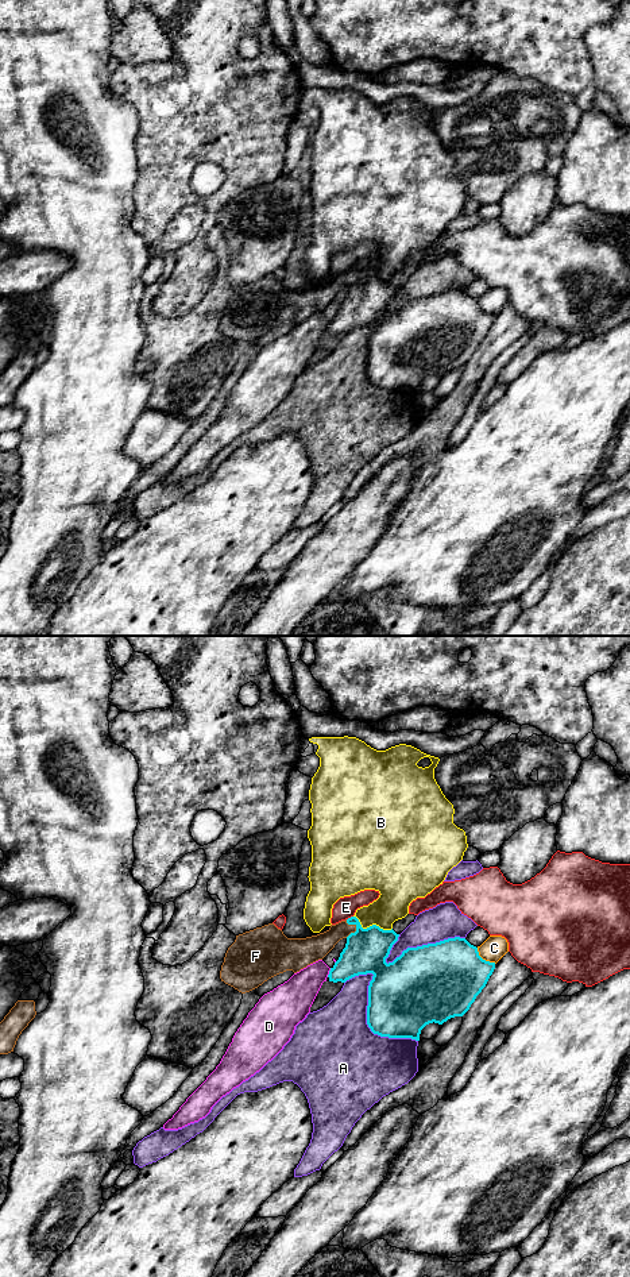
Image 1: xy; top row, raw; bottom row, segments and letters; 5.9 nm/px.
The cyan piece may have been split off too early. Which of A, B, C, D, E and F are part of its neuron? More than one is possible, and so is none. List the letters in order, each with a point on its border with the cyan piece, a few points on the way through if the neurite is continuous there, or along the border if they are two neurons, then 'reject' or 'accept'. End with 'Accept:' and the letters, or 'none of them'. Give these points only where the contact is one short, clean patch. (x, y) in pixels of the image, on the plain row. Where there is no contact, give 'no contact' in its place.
A: xy (367, 363) | reject
B: xy (371, 278) | along xy (354, 267), (363, 280), (378, 277), (383, 281), (391, 281) | reject
C: xy (484, 312) | reject
D: xy (329, 324) | reject
E: xy (351, 269) | reject
F: xy (356, 280) | across xy (366, 303), (356, 289), (356, 280), (339, 282), (320, 297) | accept
Accept: F

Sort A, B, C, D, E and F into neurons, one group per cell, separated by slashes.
A / B / C / D / E / F

